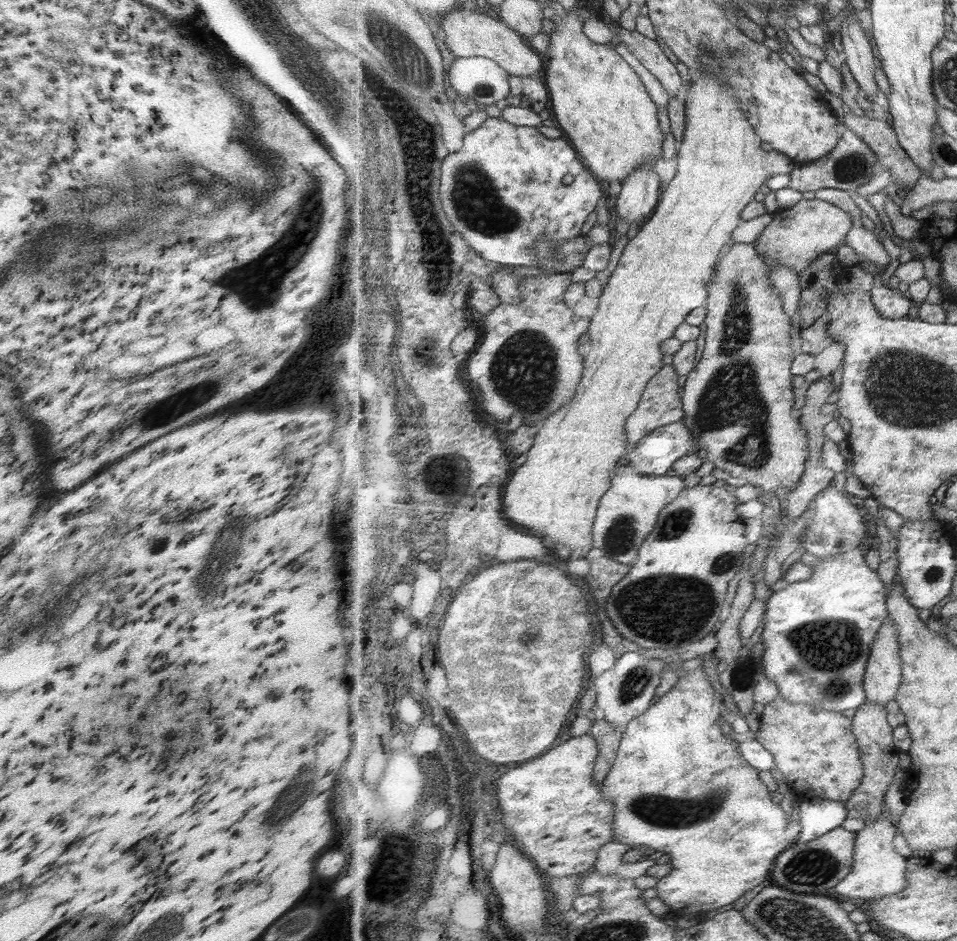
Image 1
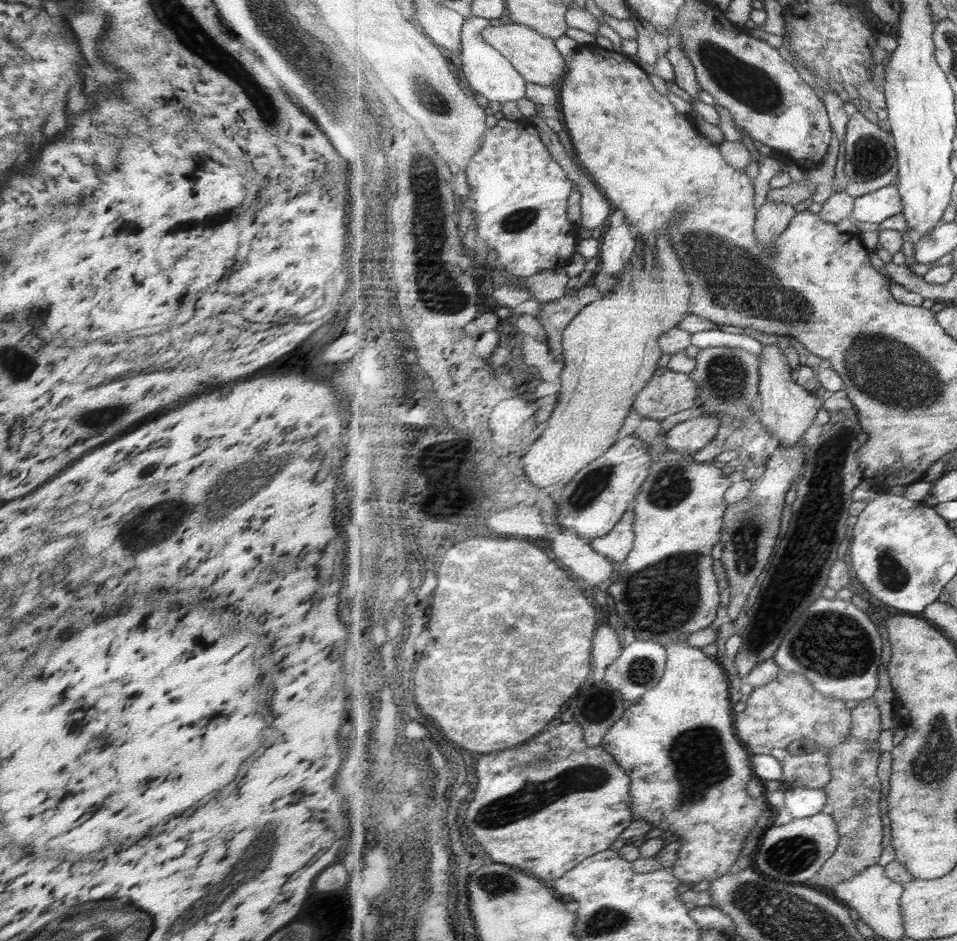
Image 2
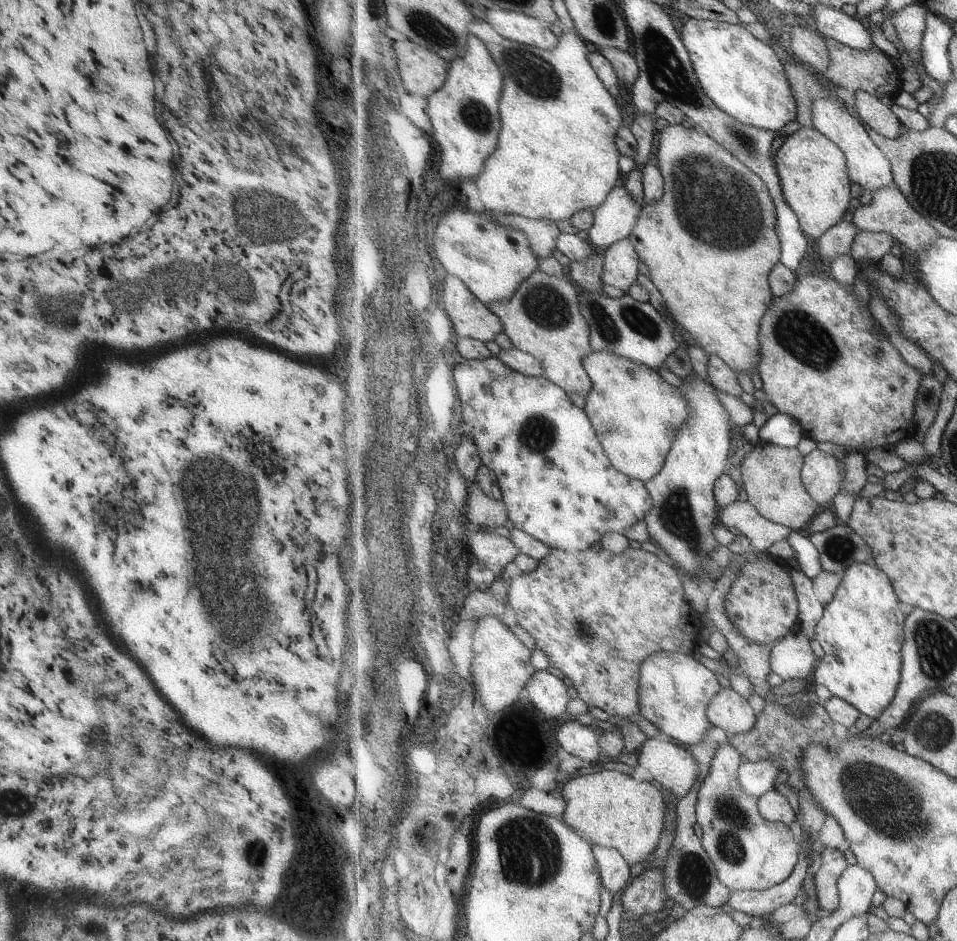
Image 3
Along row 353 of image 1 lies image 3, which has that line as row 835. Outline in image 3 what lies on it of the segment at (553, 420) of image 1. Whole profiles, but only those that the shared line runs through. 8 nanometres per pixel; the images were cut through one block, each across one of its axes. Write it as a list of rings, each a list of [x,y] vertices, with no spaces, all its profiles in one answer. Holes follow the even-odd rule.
[[[600,770],[581,775],[564,786],[567,810],[564,820],[589,838],[593,845],[620,850],[631,866],[648,860],[664,837],[667,806],[657,786],[635,780],[634,775]]]

